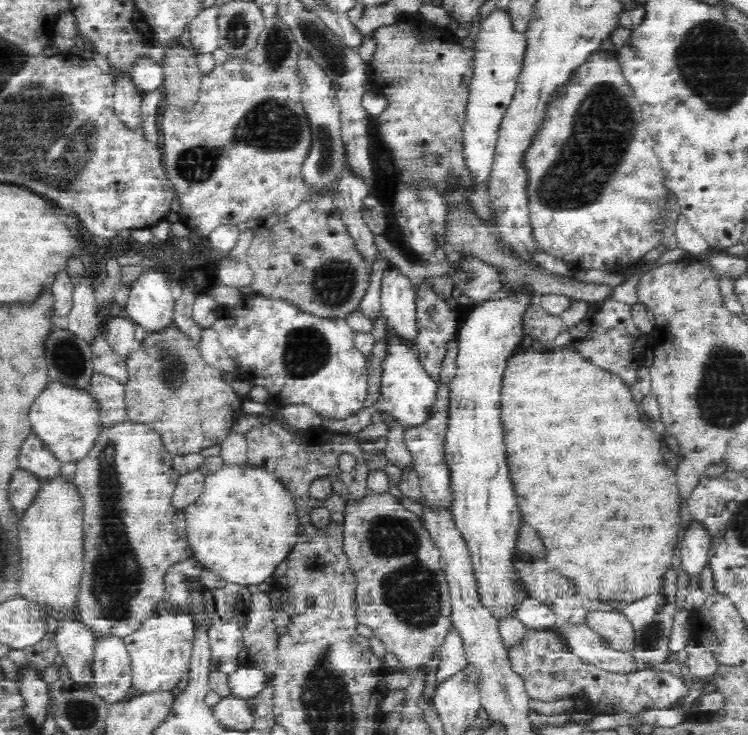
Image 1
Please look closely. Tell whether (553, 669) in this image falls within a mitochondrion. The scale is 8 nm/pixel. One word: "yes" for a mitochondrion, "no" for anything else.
yes

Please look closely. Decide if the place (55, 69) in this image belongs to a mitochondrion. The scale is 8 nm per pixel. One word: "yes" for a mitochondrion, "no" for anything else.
no

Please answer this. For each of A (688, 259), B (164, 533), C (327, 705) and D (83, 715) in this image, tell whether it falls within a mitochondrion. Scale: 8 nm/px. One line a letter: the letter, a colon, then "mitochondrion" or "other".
A: other
B: other
C: mitochondrion
D: mitochondrion

